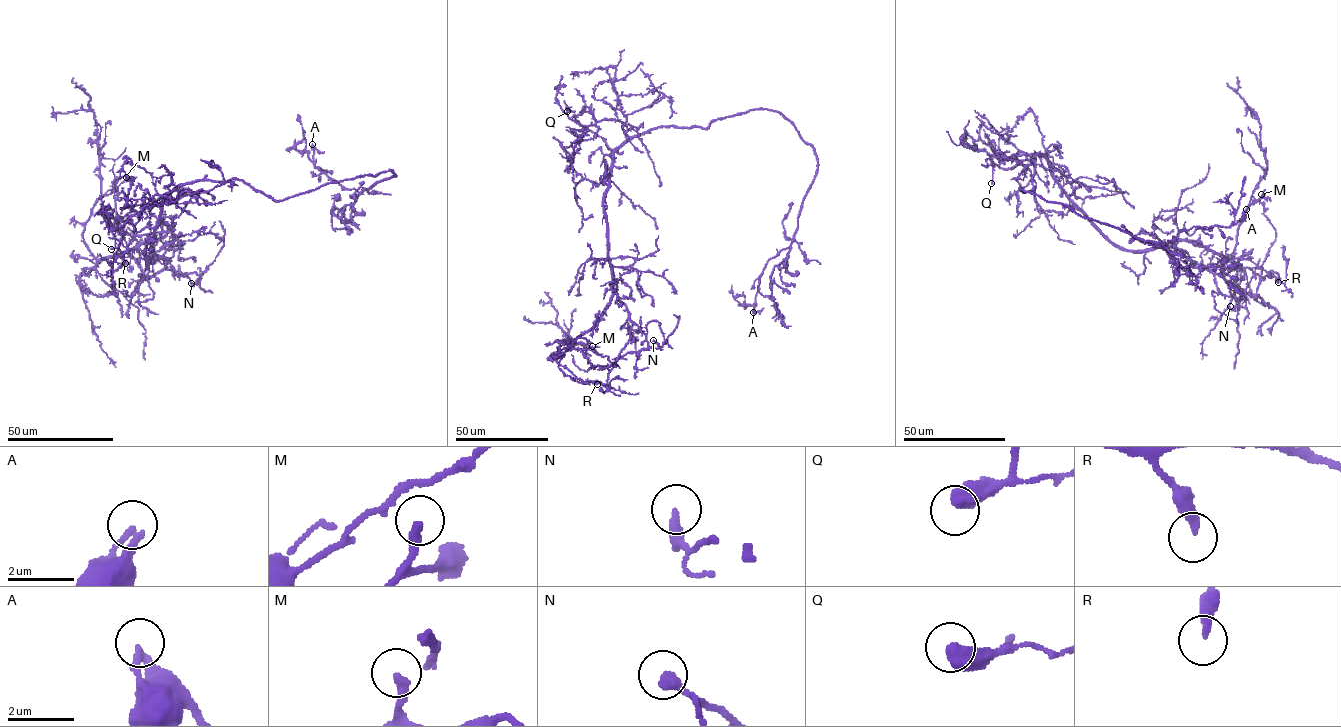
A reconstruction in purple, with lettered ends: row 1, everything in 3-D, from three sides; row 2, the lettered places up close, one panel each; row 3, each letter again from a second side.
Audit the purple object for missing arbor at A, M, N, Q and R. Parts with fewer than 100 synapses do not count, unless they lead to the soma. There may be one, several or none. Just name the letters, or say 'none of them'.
none of them

